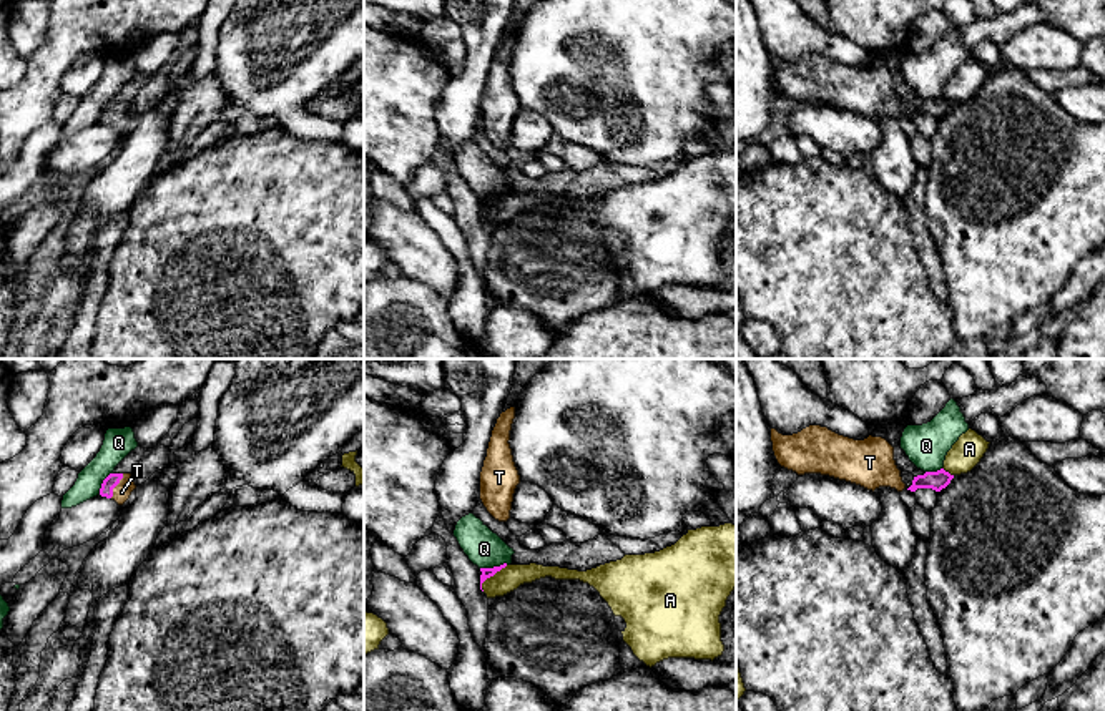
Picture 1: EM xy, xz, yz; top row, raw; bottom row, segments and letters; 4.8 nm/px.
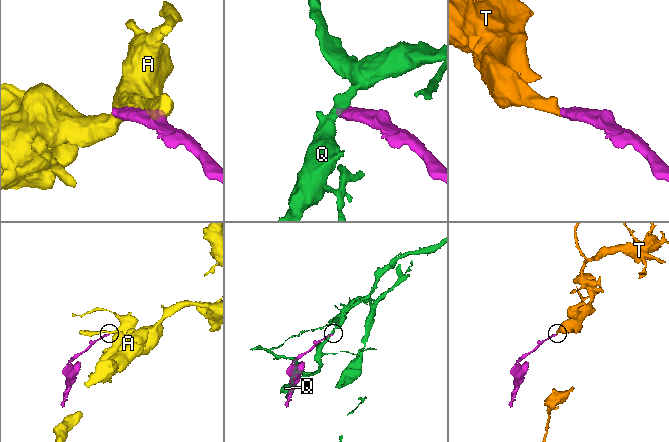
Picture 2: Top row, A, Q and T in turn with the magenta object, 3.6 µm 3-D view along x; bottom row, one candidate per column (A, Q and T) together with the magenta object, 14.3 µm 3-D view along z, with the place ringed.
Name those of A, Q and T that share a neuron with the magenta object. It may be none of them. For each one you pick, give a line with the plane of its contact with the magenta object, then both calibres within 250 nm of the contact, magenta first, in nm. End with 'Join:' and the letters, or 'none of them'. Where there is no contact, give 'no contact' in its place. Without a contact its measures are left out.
T: meets magenta in xy; 70 nm thick on the magenta side, 90 nm on the other
Join: T

